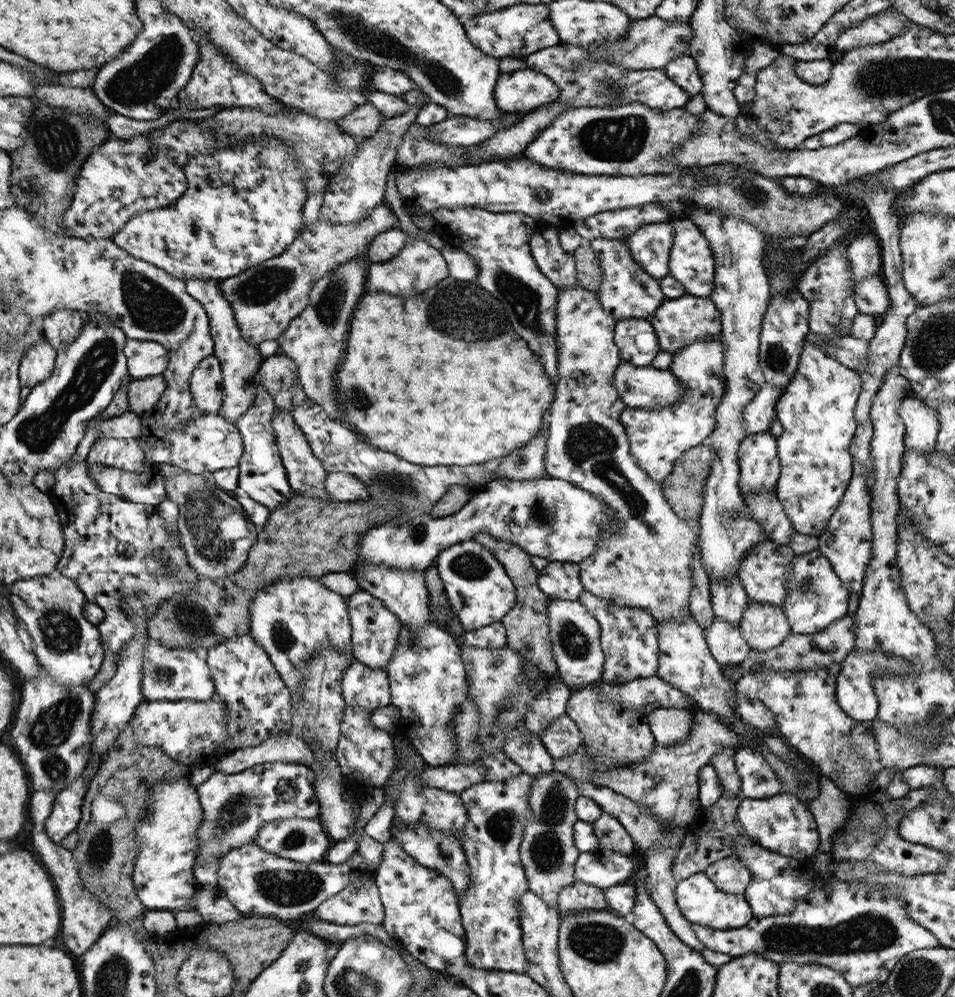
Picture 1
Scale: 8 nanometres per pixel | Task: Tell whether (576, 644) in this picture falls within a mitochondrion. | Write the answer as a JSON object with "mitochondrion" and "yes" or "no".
{"mitochondrion":"yes"}

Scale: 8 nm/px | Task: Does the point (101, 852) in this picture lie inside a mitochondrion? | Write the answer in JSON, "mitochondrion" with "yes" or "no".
{"mitochondrion":"yes"}

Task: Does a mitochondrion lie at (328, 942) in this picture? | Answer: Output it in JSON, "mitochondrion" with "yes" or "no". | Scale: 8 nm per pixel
{"mitochondrion":"no"}

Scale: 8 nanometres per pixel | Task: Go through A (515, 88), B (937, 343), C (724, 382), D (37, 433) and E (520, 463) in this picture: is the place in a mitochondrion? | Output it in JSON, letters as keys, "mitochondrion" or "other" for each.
{"A":"other","B":"mitochondrion","C":"other","D":"mitochondrion","E":"mitochondrion"}

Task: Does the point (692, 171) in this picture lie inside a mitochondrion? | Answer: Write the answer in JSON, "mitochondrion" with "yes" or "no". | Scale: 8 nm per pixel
{"mitochondrion":"no"}

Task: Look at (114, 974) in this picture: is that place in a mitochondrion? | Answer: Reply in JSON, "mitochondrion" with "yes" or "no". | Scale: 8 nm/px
{"mitochondrion":"yes"}

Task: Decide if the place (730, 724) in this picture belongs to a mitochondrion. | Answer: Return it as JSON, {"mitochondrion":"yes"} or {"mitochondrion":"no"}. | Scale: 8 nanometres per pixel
{"mitochondrion":"no"}

